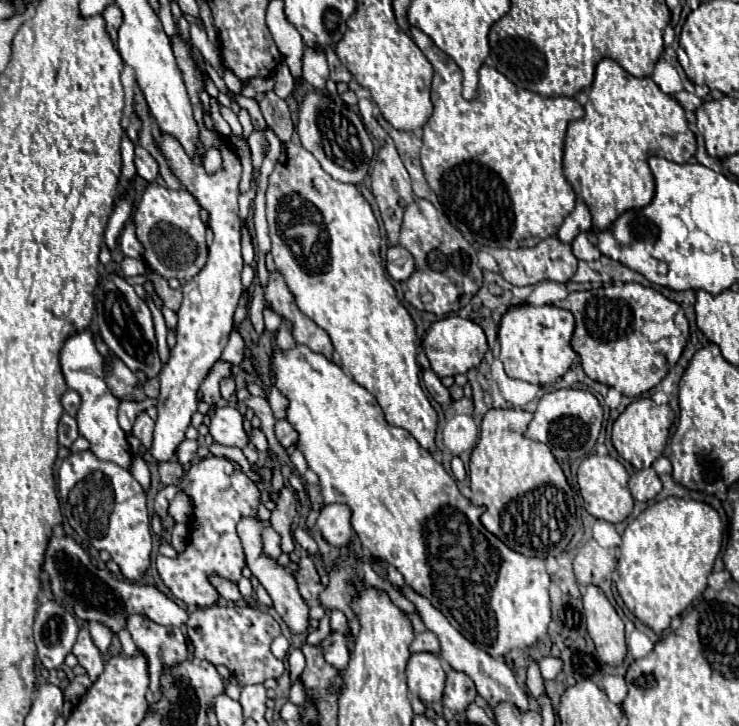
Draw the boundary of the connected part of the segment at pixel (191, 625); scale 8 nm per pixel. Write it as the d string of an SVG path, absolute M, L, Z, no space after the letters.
M234 603L228 605L212 605L200 607L190 613L186 623L188 637L194 643L194 657L204 661L212 661L214 665L224 665L236 677L240 685L264 683L266 679L278 679L286 667L280 659L270 653L270 643L274 637L280 635L280 625L268 613L252 607L238 607Z

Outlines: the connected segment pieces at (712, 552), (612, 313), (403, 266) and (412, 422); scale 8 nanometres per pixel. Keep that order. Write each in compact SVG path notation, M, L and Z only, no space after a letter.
M668 497L648 505L622 533L620 559L618 559L618 581L616 589L638 621L648 625L654 633L662 633L670 627L670 621L704 593L706 579L714 567L714 561L722 545L722 521L718 513L700 501L694 499L676 499Z
M620 283L594 291L576 291L570 293L566 299L554 301L554 305L570 311L576 319L576 329L570 345L580 355L584 373L598 383L614 387L626 397L638 397L656 387L676 365L689 339L689 321L682 307L666 299L662 293L638 283Z
M390 247L386 257L386 271L396 281L406 281L414 273L414 257L404 247Z
M282 143L282 153L268 179L266 217L272 239L272 255L276 269L282 271L296 305L304 315L314 319L332 339L340 365L358 385L368 389L380 403L386 421L404 427L424 449L436 451L436 411L424 395L418 379L416 363L416 327L406 307L396 299L380 259L380 229L370 203L356 185L332 179L302 145Z

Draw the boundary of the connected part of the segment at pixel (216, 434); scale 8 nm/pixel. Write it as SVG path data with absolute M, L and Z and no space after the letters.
M216 407L210 421L210 435L220 445L234 445L244 449L248 445L248 435L242 429L244 417L234 407Z

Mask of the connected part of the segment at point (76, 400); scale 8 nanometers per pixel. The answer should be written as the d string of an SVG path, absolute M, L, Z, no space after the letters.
M68 389L64 395L62 395L62 407L64 407L64 411L68 413L68 415L76 415L76 411L80 409L80 403L82 403L82 399L80 399L80 395L76 393L76 391L72 391L72 389Z

